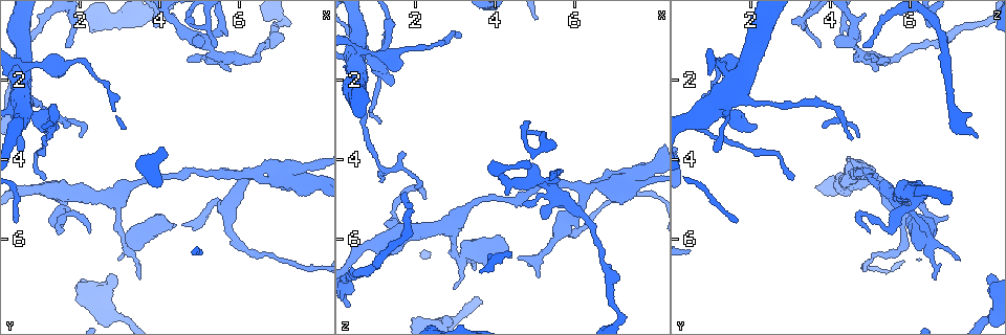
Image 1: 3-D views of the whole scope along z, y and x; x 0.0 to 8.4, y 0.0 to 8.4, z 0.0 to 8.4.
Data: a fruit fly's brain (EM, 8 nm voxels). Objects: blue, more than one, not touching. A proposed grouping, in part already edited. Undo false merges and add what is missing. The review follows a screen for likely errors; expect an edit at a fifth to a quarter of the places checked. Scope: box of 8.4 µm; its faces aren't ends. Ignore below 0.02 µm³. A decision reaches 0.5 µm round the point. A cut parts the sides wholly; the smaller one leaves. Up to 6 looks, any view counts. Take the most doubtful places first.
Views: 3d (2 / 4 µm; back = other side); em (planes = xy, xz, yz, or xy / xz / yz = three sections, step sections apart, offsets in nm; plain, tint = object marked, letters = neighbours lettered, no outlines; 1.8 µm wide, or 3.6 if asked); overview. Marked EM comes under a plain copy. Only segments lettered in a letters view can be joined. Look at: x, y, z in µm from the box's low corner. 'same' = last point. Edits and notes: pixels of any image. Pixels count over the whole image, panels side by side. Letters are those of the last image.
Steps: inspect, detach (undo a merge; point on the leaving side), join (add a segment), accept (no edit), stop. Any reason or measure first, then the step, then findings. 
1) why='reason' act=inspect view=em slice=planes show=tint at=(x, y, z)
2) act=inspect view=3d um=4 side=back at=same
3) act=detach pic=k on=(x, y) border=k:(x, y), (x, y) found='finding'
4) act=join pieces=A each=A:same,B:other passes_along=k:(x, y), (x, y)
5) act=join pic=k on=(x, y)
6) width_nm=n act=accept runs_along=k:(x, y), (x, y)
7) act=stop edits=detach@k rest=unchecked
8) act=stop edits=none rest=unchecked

why='arms part here' act=inspect view=3d um=4 at=(5.75, 1.50, 5.05)

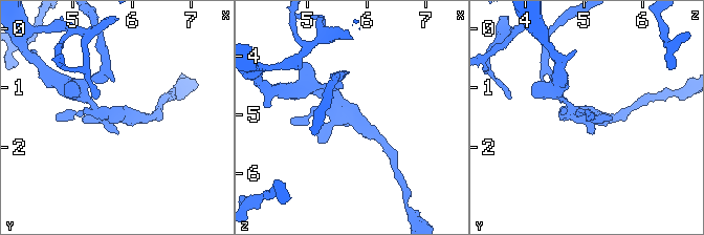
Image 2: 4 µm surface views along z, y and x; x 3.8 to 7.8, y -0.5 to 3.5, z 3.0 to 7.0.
act=inspect view=em um=3.6 slice=planes show=tint at=(5.75, 1.55, 5.05)

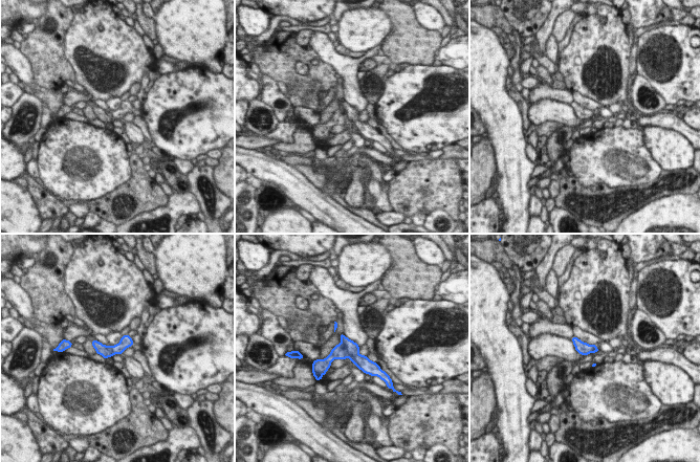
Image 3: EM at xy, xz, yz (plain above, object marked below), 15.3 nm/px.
act=inspect view=em um=3.6 slice=planes show=letters at=same

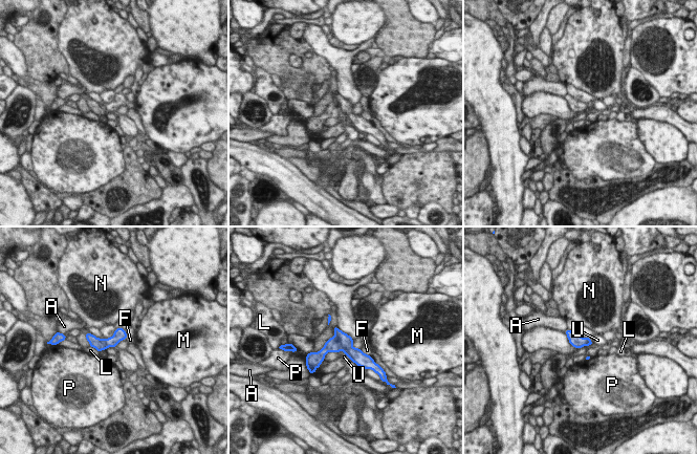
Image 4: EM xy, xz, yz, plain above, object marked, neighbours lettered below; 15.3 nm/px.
width_nm=170 longest_contact=U:260nm act=detach pic=4 on=(345, 341) each=A:other,F:other,L:other,M:other,N:other,P:other,U:other found='two cells meet here'

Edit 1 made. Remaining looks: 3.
act=inspect view=overview

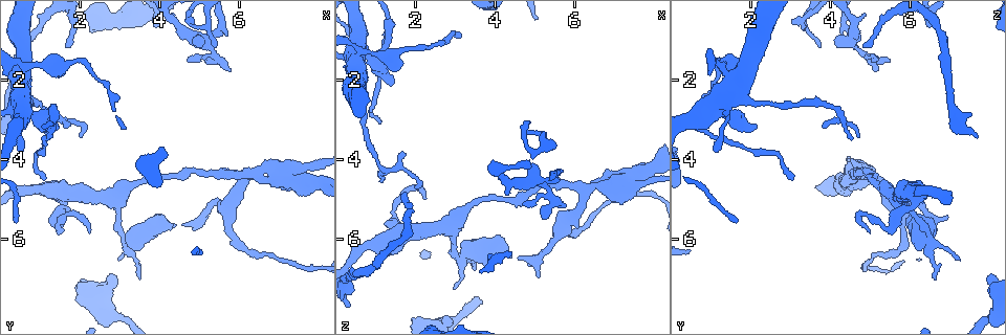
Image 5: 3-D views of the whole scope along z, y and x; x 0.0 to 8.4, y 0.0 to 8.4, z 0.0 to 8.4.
why='free end' act=inspect view=em slice=planes show=letters at=(2.95, 6.50, 7.20)

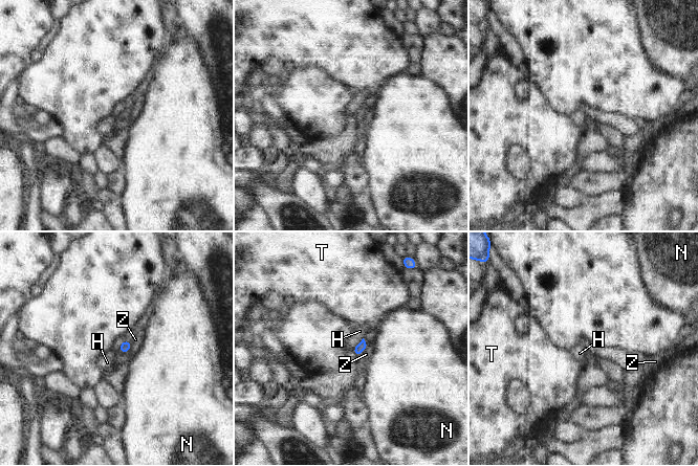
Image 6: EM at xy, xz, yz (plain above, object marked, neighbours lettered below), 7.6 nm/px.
act=accept each=H:other,N:other,T:other,Z:other border=6:(363, 337), (353, 350) found='none of them fits'

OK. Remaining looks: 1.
act=stop edits=detach@4 rest=unchecked

